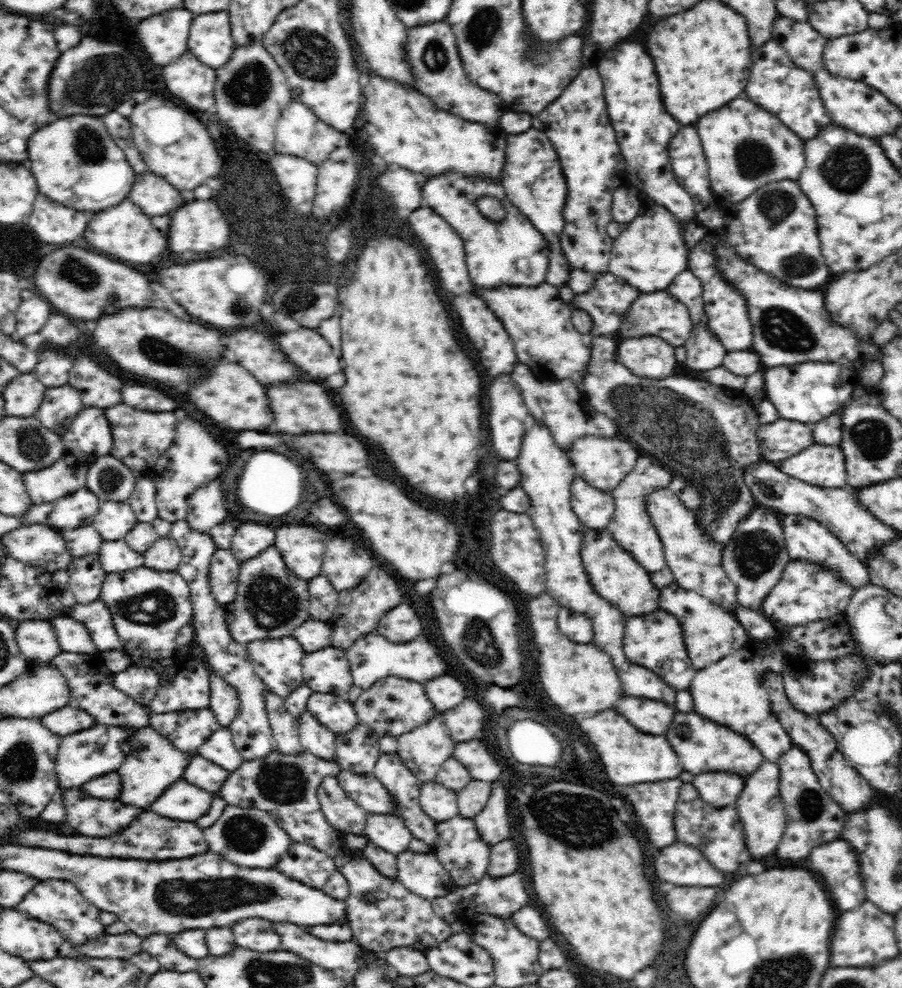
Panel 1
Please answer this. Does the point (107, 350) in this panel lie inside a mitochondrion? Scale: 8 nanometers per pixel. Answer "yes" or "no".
no

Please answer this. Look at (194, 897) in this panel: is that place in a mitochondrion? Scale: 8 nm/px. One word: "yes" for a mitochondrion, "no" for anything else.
yes

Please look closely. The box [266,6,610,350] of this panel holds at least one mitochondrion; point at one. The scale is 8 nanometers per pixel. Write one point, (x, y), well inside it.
(312, 55)

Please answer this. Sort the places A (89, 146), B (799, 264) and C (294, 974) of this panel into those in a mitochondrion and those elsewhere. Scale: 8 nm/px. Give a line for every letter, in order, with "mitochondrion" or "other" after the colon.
A: mitochondrion
B: mitochondrion
C: mitochondrion

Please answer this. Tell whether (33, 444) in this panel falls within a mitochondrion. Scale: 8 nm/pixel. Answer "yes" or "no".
yes

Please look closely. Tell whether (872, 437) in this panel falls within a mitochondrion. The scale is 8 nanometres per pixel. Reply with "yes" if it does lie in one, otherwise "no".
yes

